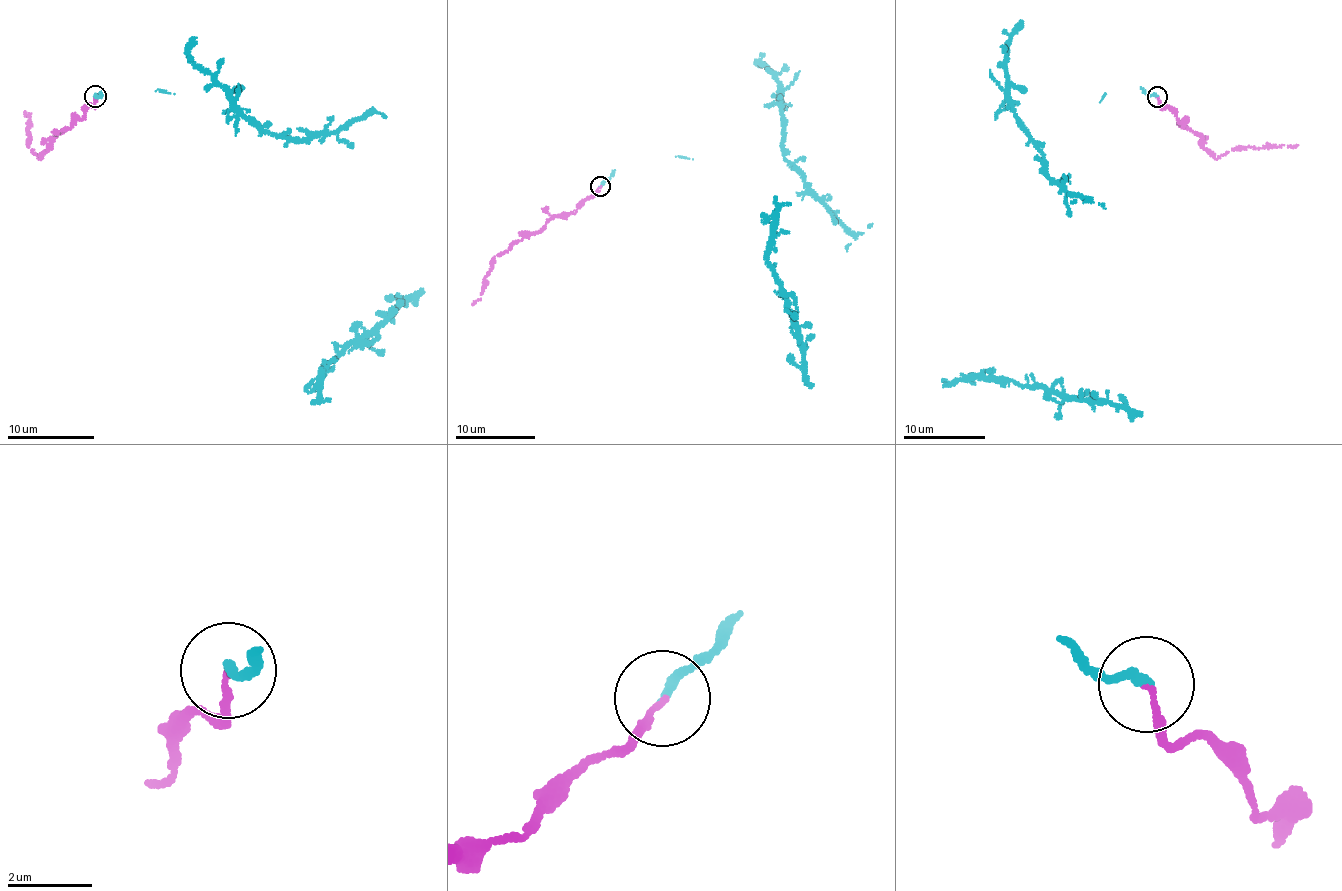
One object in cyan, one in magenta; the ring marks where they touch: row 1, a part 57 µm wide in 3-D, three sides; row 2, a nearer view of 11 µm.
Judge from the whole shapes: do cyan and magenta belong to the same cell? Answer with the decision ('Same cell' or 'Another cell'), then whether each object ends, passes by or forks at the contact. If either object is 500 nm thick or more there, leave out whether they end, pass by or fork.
Same cell. At the ring cyan ends. At the ring magenta ends

